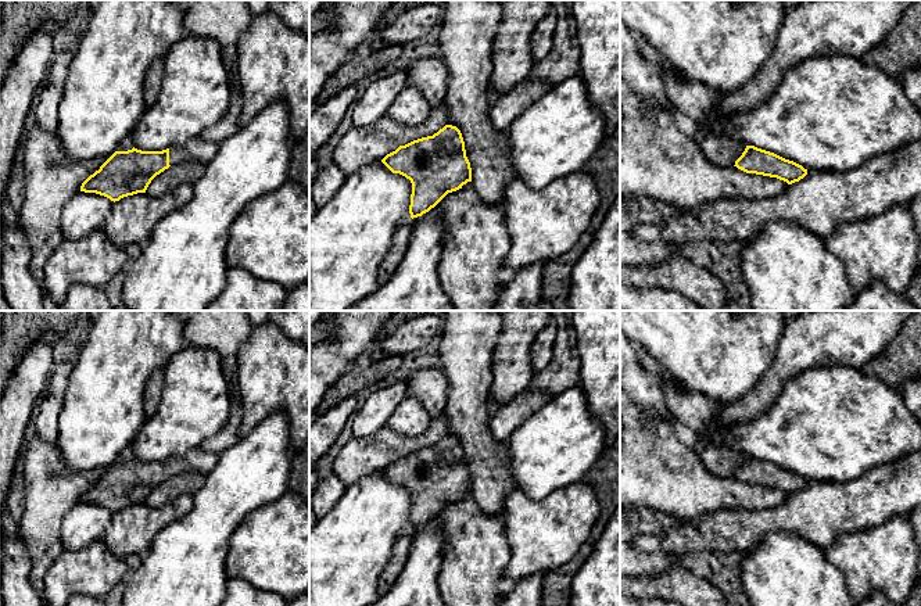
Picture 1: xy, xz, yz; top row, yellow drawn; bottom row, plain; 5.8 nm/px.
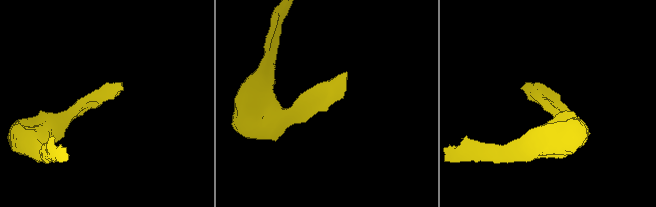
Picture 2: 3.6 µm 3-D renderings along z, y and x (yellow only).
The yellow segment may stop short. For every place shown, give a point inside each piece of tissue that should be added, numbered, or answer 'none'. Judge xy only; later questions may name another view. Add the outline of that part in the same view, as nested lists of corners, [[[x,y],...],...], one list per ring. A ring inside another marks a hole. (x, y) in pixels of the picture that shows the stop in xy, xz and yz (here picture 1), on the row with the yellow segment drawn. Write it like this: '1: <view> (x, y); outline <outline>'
1: xy (197, 149); outline [[[197,136],[183,147],[169,148],[169,165],[173,166],[184,161],[208,164],[215,157],[218,148],[219,144]]]

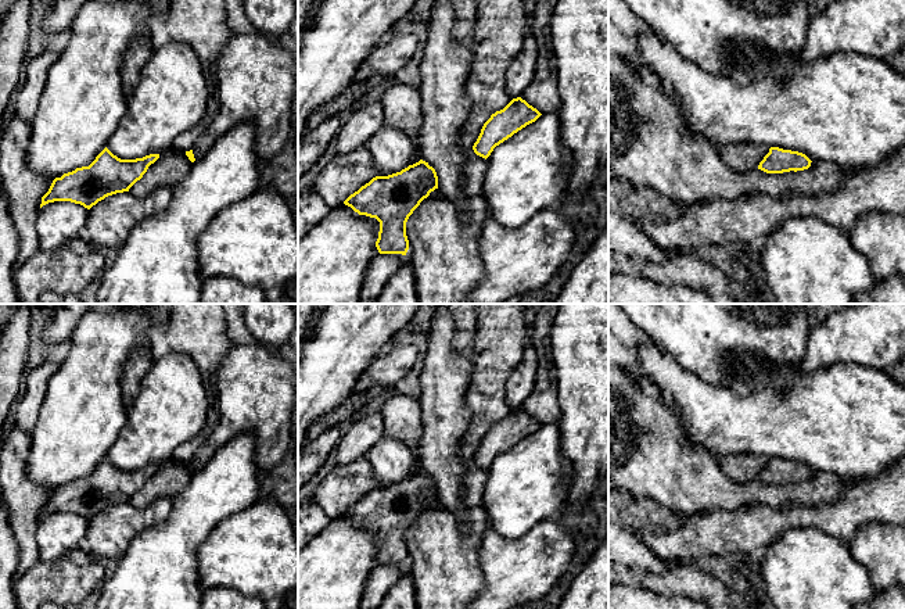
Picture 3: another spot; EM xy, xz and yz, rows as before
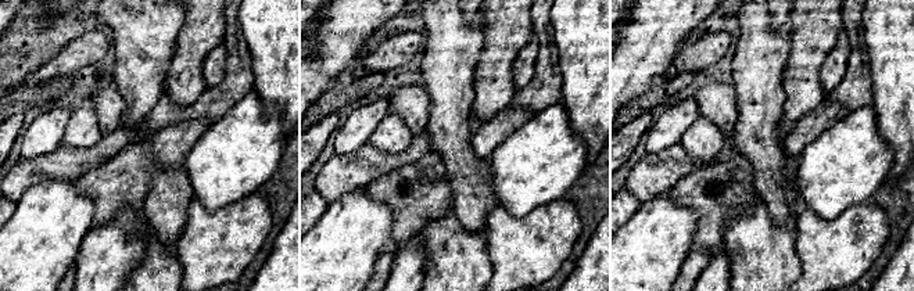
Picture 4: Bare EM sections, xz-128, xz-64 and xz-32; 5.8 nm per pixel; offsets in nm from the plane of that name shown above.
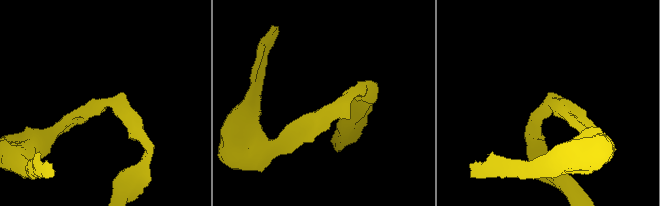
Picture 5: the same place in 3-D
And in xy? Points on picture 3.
none

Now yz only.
1: yz (740, 157); outline [[[750,141],[719,146],[723,162],[736,172],[757,169],[769,147]]]

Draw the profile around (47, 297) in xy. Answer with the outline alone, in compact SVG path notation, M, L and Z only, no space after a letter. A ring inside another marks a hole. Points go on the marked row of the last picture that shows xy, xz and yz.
M44 291L40 295L40 304L83 304L79 294L58 294L54 291Z

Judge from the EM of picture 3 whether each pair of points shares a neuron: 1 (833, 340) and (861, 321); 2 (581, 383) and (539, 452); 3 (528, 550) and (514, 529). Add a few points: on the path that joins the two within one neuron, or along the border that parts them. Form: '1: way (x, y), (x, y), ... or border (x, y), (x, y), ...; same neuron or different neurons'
1: way (840, 339), (854, 328); same neuron
2: border (556, 423), (560, 432), (560, 452), (563, 457); different neurons
3: border (548, 519), (517, 538), (505, 538), (489, 527); different neurons

